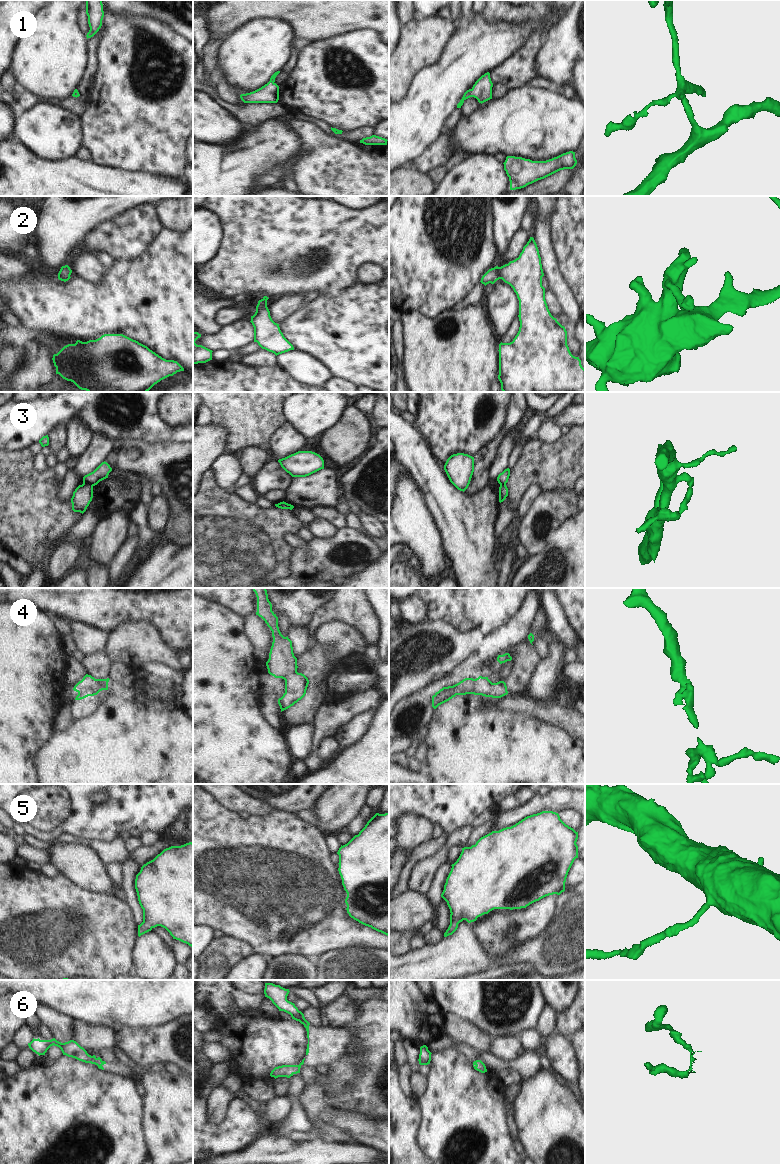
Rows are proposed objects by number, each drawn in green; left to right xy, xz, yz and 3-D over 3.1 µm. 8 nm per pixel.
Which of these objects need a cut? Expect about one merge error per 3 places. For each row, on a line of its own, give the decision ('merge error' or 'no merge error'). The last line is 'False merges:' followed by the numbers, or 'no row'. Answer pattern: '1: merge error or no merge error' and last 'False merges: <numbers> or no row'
1: no merge error
2: no merge error
3: merge error
4: no merge error
5: no merge error
6: no merge error
False merges: 3

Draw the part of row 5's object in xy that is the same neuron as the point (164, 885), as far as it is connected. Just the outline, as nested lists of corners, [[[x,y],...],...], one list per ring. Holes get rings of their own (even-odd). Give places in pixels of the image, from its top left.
[[[193,843],[166,848],[144,864],[135,889],[143,909],[138,936],[161,926],[193,948]]]

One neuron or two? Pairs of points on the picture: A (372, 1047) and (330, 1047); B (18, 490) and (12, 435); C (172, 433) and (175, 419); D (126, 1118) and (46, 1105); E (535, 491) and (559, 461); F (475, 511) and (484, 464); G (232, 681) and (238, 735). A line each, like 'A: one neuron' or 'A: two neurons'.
A: two neurons
B: two neurons
C: two neurons
D: one neuron
E: two neurons
F: two neurons
G: one neuron

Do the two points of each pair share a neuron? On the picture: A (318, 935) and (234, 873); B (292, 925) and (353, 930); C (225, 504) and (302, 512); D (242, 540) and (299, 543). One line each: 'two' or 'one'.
A: one
B: one
C: two
D: two

